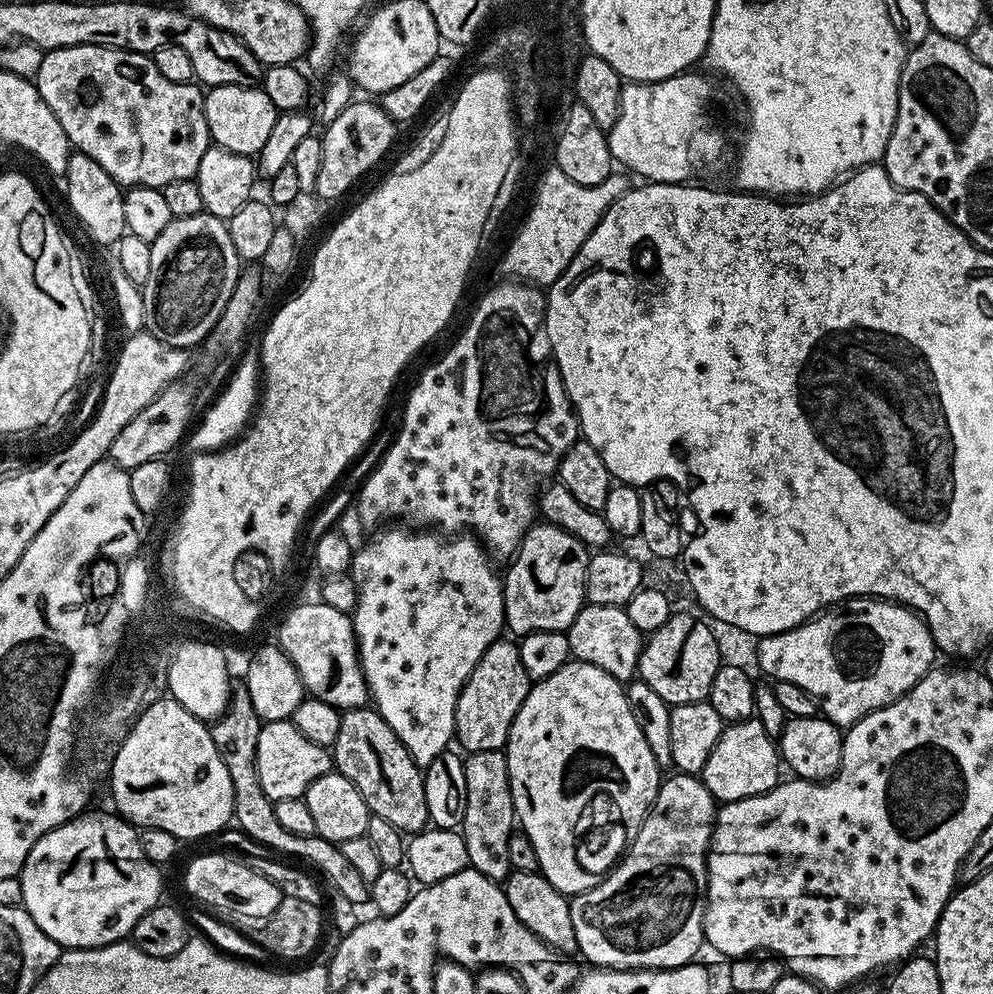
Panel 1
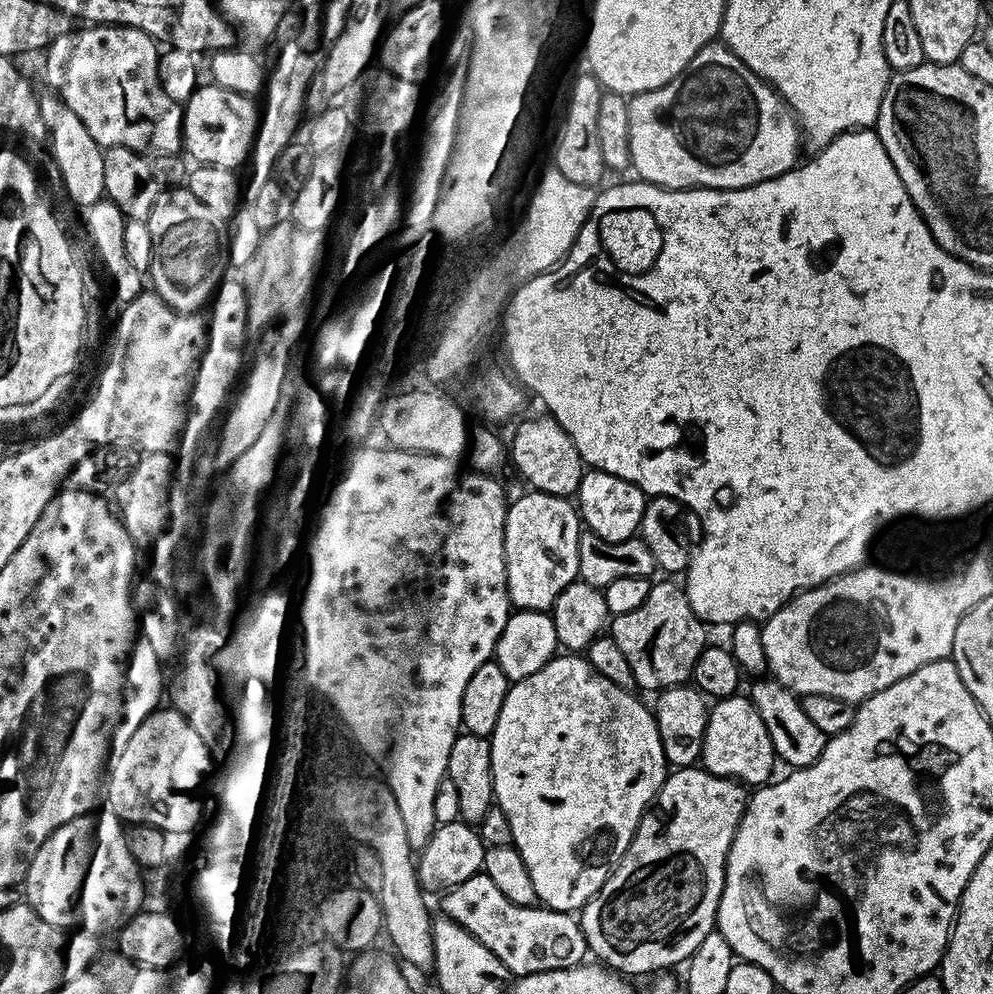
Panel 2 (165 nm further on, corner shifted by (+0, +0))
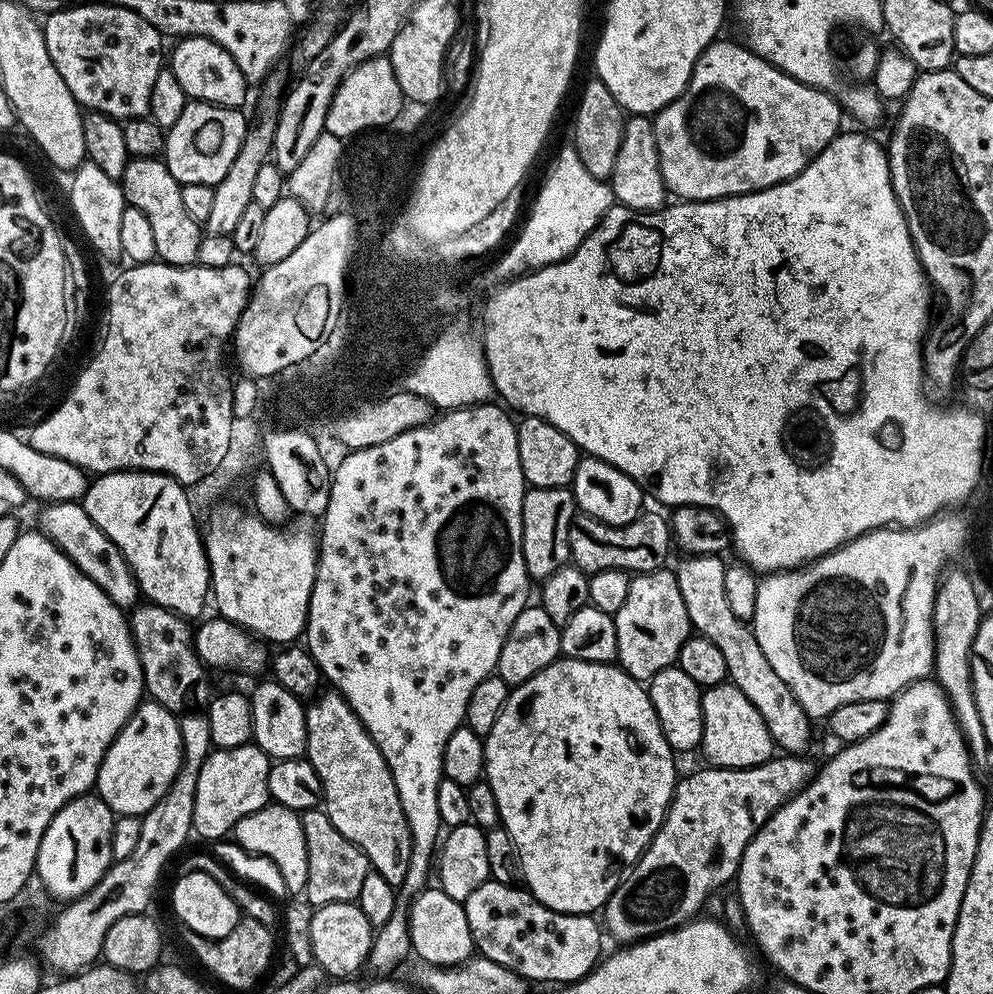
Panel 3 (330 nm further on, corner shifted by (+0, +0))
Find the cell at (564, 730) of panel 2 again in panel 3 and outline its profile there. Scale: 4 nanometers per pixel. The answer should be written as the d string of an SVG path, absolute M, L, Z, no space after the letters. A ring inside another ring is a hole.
M558 658L550 666L534 674L534 678L515 685L509 691L506 706L502 714L498 714L498 722L494 722L494 730L490 730L483 741L484 776L490 790L494 790L494 799L497 800L500 811L500 824L510 834L510 838L514 838L514 846L518 846L522 862L520 875L527 891L535 900L561 914L592 914L595 913L595 908L596 911L603 909L626 870L640 859L648 848L648 843L662 826L678 779L677 757L662 734L662 726L658 722L658 714L654 714L647 687L615 663L595 664L585 660Z

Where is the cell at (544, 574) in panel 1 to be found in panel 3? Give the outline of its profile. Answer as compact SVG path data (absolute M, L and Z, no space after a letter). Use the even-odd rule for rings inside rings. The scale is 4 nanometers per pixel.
M567 487L533 488L524 493L522 506L522 554L526 570L533 581L543 582L569 563L568 531L572 517L577 515L576 500Z

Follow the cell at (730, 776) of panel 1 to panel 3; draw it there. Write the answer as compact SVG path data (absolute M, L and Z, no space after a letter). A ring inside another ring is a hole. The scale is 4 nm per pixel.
M731 682L713 688L703 689L702 722L704 723L704 743L702 753L709 765L718 768L753 768L773 759L774 745L762 714L754 710L754 702L742 694Z

